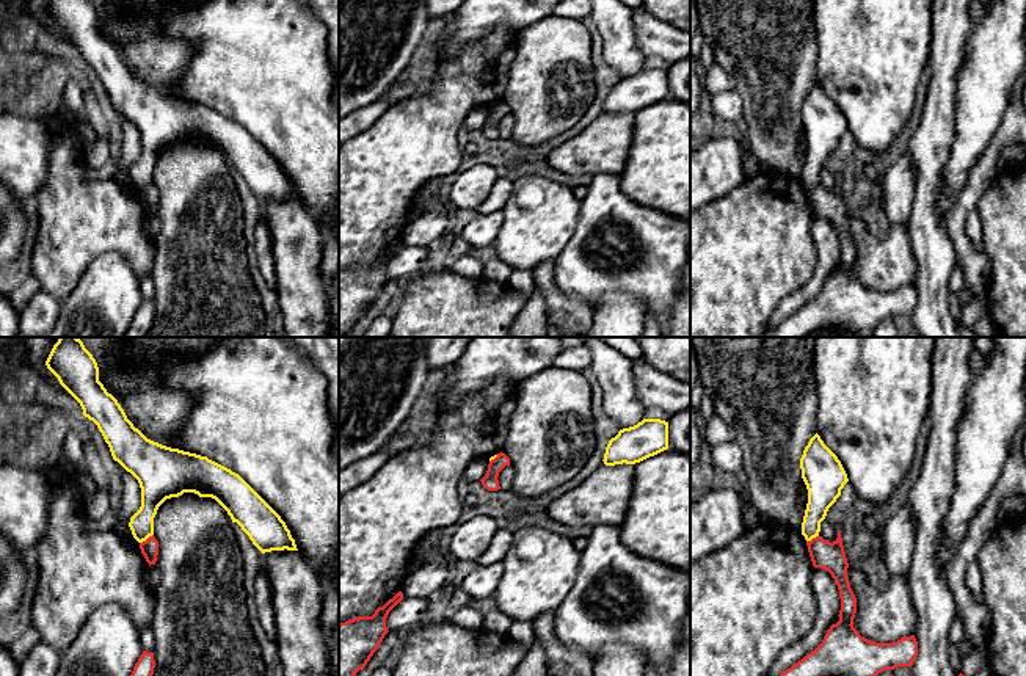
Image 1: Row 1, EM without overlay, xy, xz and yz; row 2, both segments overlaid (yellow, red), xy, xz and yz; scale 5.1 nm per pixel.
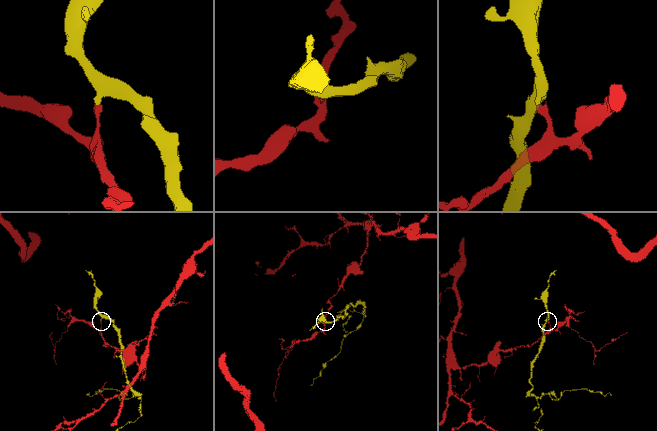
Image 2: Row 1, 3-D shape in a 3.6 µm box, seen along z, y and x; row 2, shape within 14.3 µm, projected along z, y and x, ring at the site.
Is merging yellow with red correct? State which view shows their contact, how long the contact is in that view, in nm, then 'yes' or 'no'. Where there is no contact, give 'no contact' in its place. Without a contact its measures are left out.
contact in xy; length 90 nm; no

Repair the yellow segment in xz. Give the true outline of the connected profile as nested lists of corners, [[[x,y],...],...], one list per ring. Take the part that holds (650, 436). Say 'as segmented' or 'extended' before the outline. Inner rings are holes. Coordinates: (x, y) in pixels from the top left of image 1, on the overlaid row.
as segmented; [[[643,419],[623,428],[606,447],[604,464],[635,464],[668,449],[668,422]]]

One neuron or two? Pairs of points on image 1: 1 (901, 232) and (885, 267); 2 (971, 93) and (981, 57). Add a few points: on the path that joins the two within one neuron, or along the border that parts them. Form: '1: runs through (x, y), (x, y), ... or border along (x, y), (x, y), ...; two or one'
1: runs through (898, 240), (891, 259); one
2: runs through (981, 83), (981, 66); one

